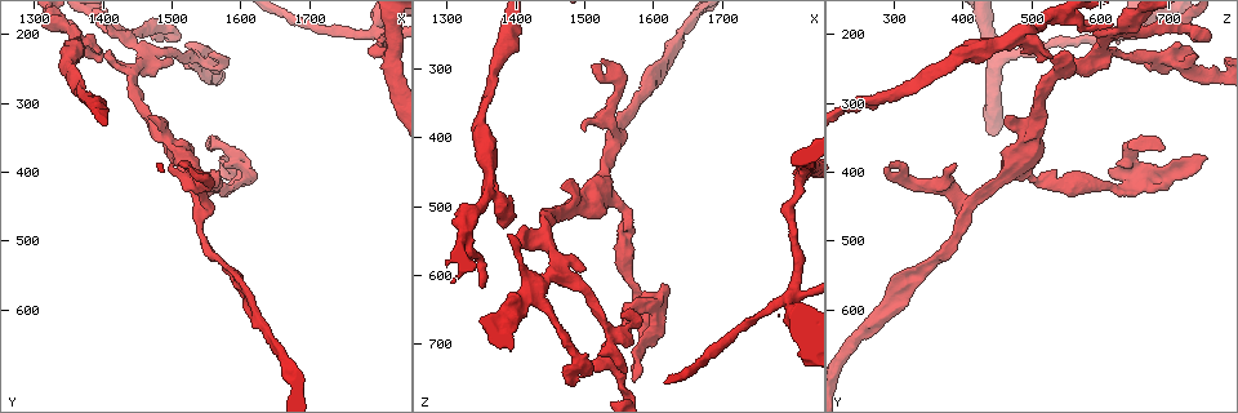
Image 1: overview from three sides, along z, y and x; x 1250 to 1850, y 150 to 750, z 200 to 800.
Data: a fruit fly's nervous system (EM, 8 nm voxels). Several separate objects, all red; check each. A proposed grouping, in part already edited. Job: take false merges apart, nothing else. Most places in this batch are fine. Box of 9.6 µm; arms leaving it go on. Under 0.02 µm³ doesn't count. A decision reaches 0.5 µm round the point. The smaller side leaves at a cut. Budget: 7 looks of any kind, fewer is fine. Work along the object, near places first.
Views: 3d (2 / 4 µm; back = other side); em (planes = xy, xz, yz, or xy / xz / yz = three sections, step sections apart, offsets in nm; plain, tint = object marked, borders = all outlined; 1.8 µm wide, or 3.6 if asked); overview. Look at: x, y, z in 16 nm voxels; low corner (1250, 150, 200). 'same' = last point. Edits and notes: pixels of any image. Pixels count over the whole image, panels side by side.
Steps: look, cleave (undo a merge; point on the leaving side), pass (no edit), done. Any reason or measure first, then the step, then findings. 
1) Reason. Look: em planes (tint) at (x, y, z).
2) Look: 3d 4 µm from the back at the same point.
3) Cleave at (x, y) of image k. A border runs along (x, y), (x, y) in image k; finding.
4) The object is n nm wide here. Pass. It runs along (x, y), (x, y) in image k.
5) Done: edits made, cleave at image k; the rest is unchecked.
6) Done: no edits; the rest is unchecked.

Thick turns thin. Look: 3d 4 µm at (1475, 225, 605).

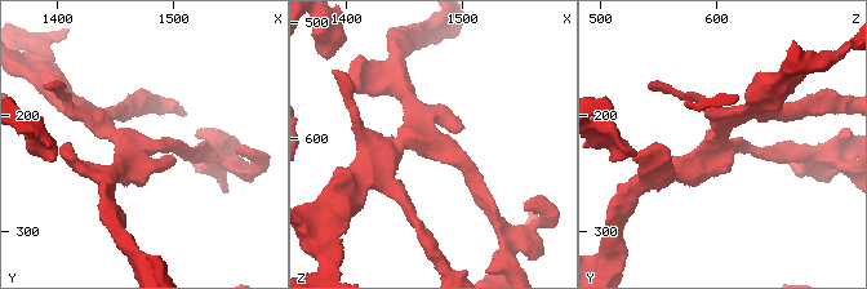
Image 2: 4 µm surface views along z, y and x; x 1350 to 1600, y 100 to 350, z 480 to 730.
3 arms meet here; the arms are 190, 200, 240 nm wide; shape alone is not enough. Look: em planes (tint) at (1470, 230, 600).

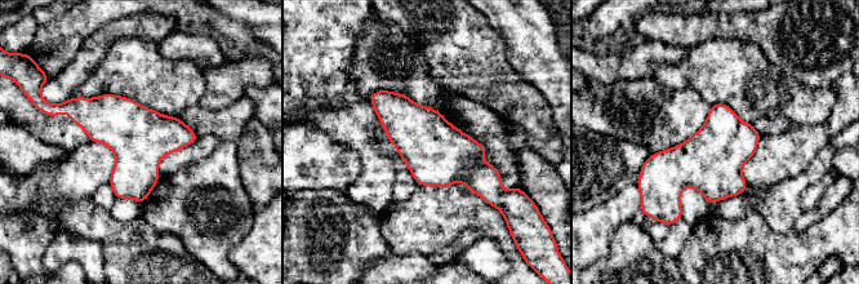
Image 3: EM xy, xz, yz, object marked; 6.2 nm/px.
Pass. Continuous, no second neuron.

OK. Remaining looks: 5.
Side arm on a straight run. Look: 3d 4 µm from the back at (1540, 440, 410).

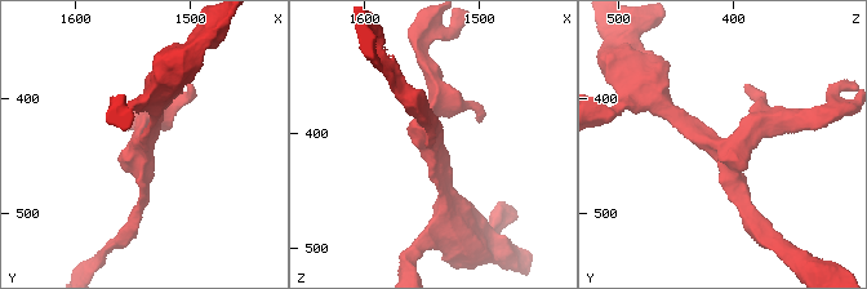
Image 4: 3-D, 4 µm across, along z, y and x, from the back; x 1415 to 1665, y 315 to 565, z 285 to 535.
3 arms meet here; the arms are 170, 200, 260 nm wide. Look: em planes (borders) at (1538, 444, 410).

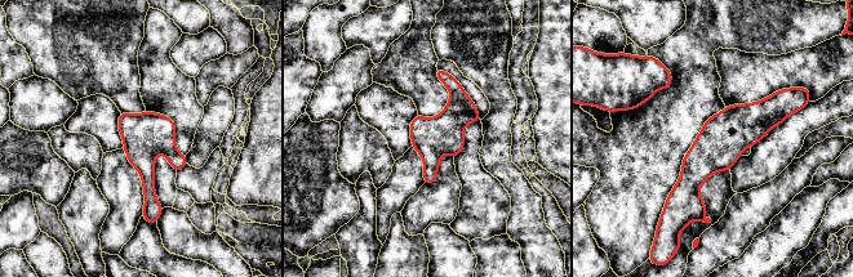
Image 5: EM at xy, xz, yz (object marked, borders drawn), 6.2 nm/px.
Pass. It runs along (780, 94), (692, 178), (697, 213) in image 5; all the same neuron.

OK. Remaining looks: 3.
Four-way junction. Look: em yz step 8 (tint) at (1800, 200, 635).

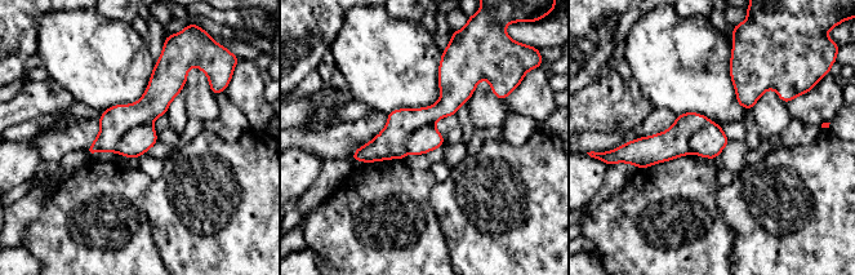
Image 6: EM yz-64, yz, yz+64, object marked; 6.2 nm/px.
Another direction. Look: em planes (tint) at the same point.

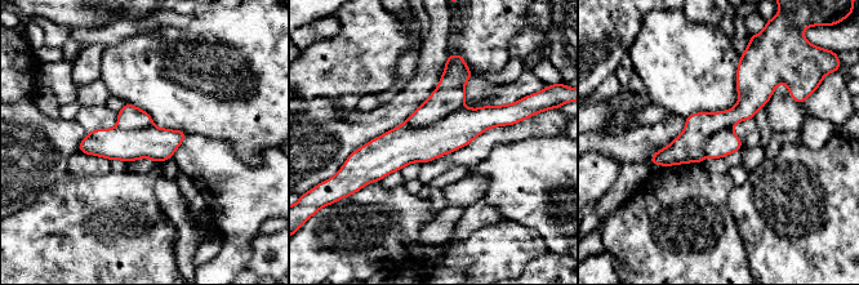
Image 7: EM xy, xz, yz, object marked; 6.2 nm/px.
Cleave at (404, 145) of image 7. A second neuron is stuck on.

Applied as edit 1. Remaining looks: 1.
Done: edits made, cleave at image 7; the rest is unchecked.

